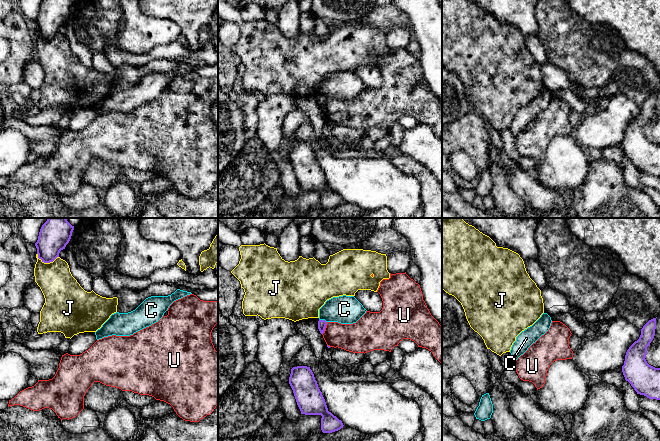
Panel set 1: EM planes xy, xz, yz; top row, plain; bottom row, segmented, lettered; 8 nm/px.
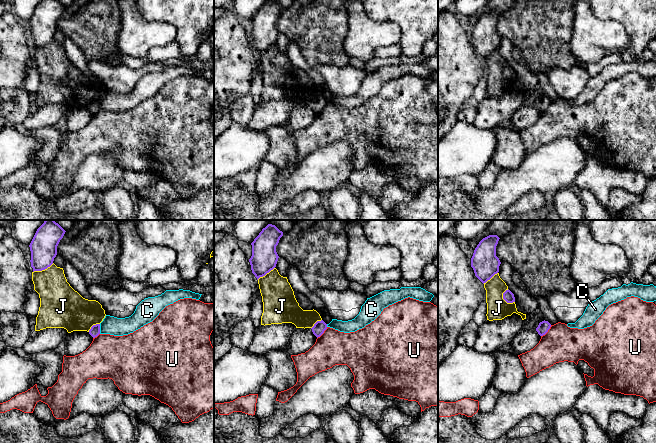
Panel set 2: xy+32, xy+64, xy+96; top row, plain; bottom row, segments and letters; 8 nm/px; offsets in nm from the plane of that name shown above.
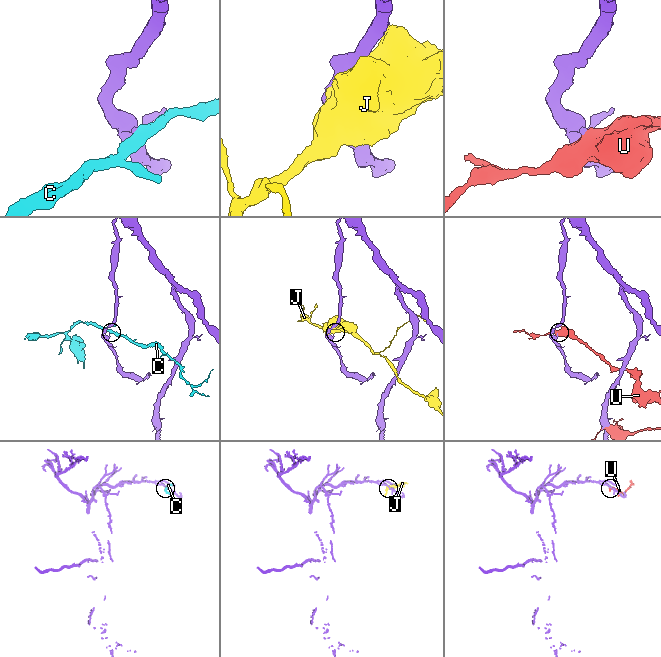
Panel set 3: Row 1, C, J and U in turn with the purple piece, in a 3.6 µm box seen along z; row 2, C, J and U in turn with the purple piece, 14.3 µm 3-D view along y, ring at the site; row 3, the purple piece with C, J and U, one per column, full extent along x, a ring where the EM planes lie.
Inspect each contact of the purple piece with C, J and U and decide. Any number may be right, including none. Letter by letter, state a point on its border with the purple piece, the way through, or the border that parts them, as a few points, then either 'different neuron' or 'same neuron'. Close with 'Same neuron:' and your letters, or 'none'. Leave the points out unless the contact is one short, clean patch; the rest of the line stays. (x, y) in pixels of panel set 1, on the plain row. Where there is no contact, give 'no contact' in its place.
C: meets purple in xz at (323, 96); border along xz (319, 94), (326, 98); different neuron
J: meets purple in xy at (46, 38); different neuron
U: meets purple in xz at (324, 104); border along xz (327, 98), (322, 110); different neuron
Same neuron: none

